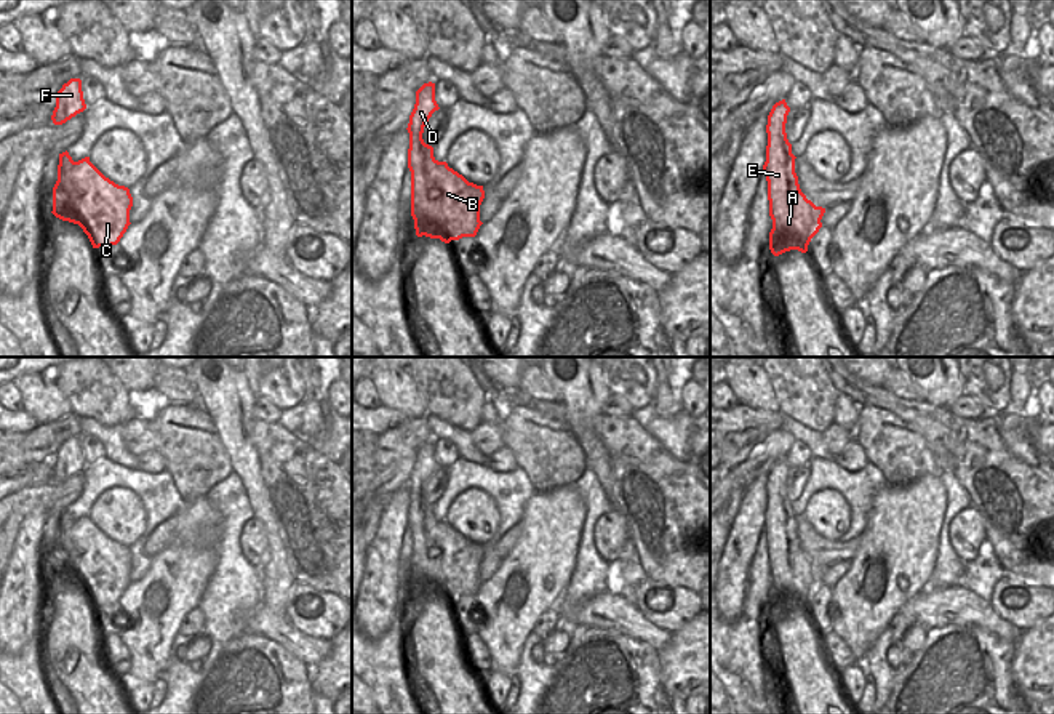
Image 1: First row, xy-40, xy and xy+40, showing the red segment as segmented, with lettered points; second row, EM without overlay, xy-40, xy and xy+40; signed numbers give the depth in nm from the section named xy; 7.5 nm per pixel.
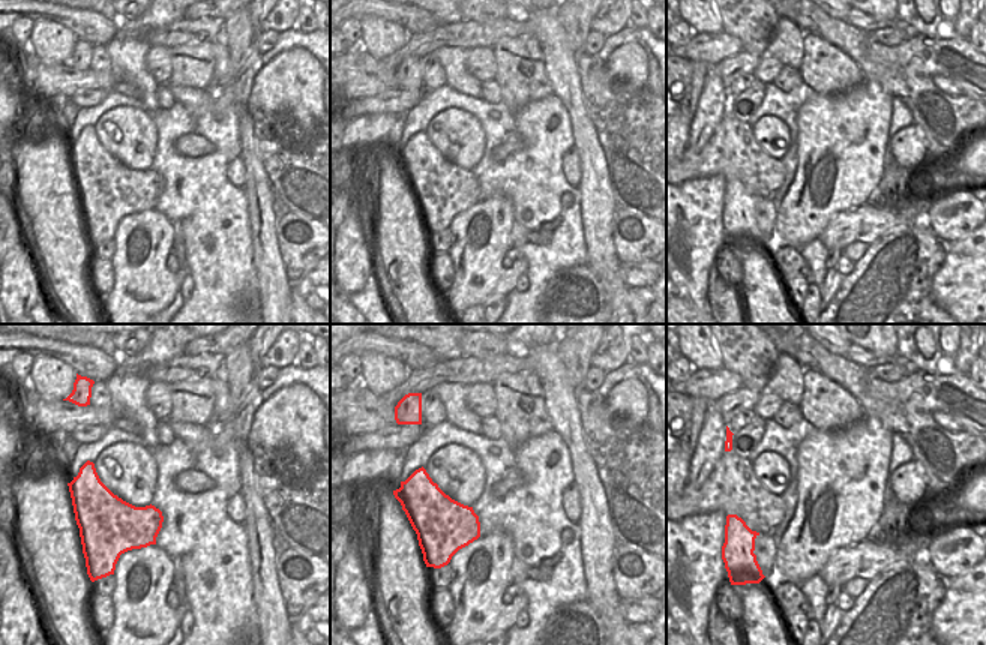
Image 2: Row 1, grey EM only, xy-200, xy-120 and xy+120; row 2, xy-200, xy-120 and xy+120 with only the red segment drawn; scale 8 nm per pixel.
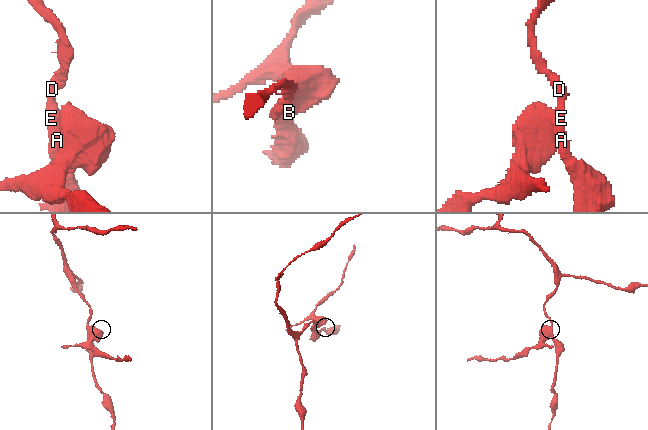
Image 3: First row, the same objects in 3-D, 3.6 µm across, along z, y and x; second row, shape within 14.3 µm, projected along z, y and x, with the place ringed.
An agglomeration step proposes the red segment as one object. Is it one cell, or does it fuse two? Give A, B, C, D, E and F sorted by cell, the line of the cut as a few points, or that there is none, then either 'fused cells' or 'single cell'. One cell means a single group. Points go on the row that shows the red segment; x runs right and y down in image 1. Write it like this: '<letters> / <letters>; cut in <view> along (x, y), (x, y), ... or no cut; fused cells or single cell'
A D E F / B C; cut in xy along (437, 162), (435, 208), (443, 215), (440, 237); fused cells

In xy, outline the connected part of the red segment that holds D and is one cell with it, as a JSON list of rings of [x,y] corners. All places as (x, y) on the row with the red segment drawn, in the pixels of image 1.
[[[424,83],[416,91],[416,104],[409,115],[408,133],[408,168],[411,171],[411,216],[417,237],[440,239],[443,235],[441,211],[435,210],[435,197],[440,189],[435,183],[435,168],[438,160],[433,157],[433,147],[422,139],[424,126],[435,110],[435,83]]]

